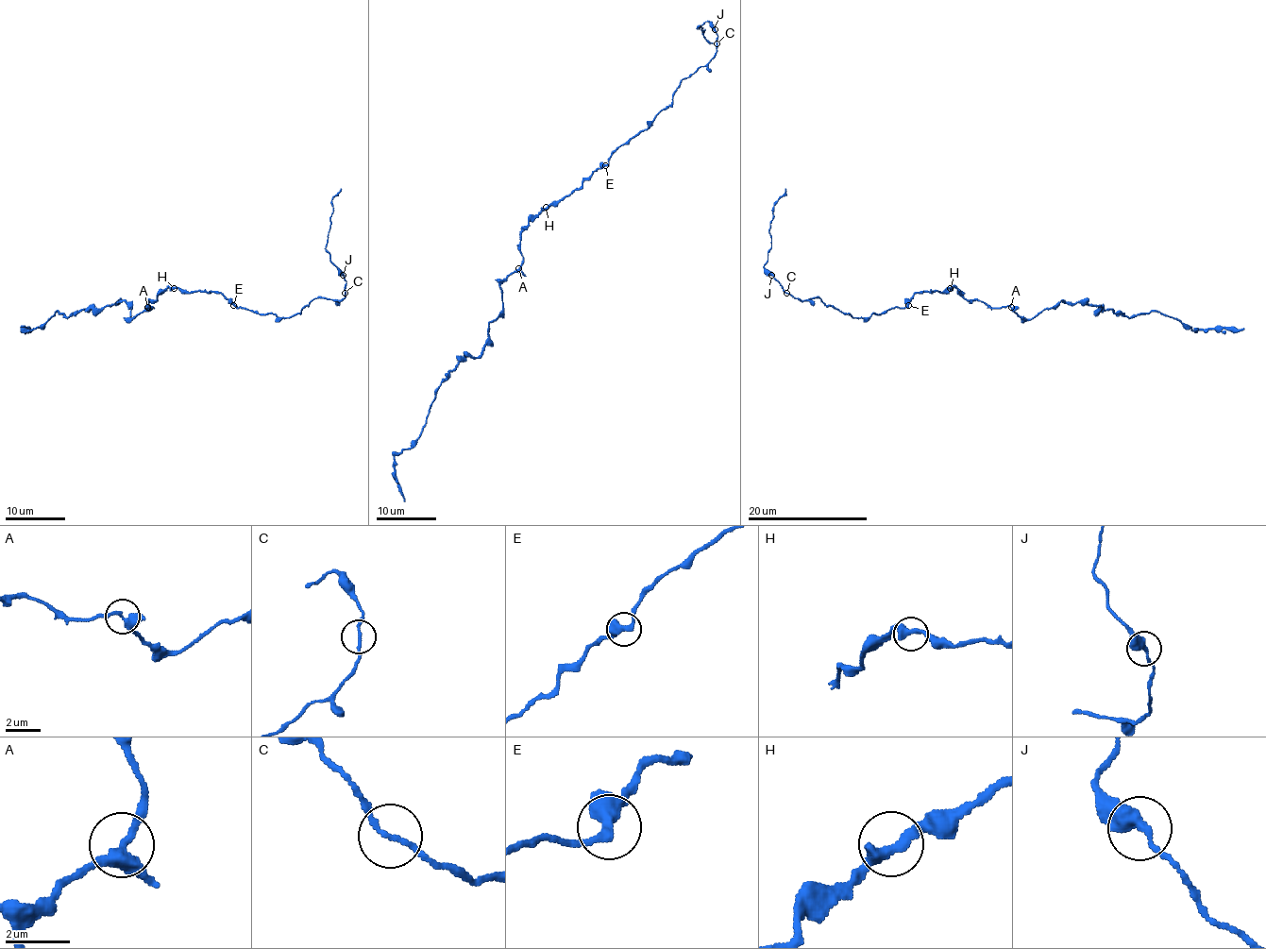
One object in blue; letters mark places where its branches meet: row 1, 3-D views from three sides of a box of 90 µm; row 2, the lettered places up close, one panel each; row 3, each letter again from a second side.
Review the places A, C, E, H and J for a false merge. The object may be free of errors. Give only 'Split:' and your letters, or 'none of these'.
Split: none of these

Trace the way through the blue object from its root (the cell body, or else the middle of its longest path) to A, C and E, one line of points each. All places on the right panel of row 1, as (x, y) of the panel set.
A: (952, 287), (970, 300), (981, 300), (993, 308), (1011, 306)
C: (952, 287), (917, 292), (903, 308), (863, 318), (840, 313), (818, 297), (801, 300), (786, 293)
E: (952, 287), (944, 292), (917, 292), (908, 305)

